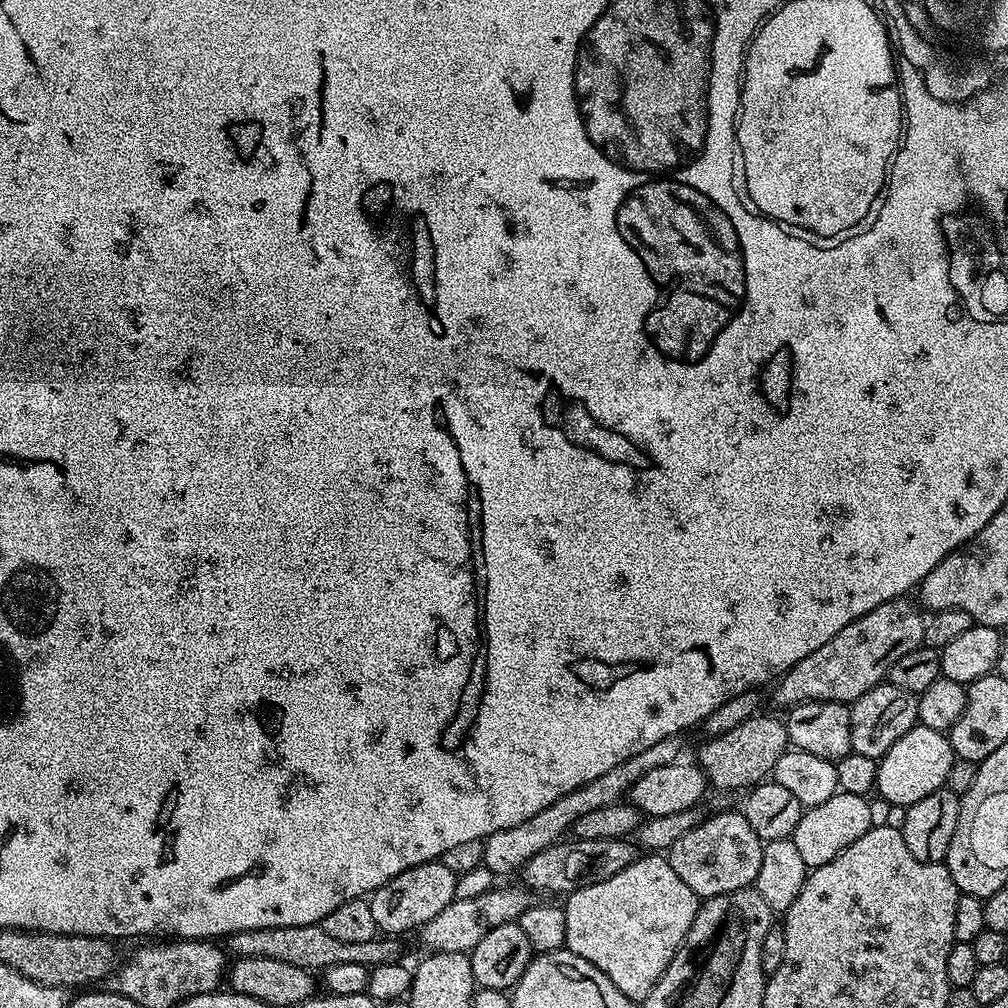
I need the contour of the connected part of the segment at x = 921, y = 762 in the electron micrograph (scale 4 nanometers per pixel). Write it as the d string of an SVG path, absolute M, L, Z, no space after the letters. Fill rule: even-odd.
M917 723L880 757L876 765L875 791L880 792L886 803L897 804L900 810L907 810L914 802L922 802L926 794L934 794L947 785L953 759L952 743L947 735Z

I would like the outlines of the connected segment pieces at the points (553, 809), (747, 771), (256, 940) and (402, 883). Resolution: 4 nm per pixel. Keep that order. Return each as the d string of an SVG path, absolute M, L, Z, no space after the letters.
M680 736L662 739L660 742L654 743L653 746L648 746L646 750L642 750L641 754L636 754L632 758L628 758L626 762L614 766L613 770L608 770L601 777L594 778L594 781L576 787L569 794L563 795L557 802L551 803L545 810L540 810L538 814L526 819L525 822L507 827L506 830L495 831L483 841L482 862L494 876L510 874L514 871L517 873L534 854L557 843L563 837L562 832L567 833L578 818L590 814L591 810L598 810L599 807L617 803L624 795L627 795L634 782L642 778L644 774L648 774L659 766L677 763L681 757L679 754L682 750L682 741Z
M757 714L752 716L742 726L734 726L734 730L726 730L724 734L718 734L711 738L705 739L705 744L701 746L694 757L695 763L704 771L704 779L709 785L712 784L716 790L728 790L736 784L736 776L744 783L744 786L752 786L765 778L771 777L774 766L782 754L789 751L790 741L788 739L788 725L783 719L776 716L764 716Z
M320 924L306 926L278 926L277 928L259 928L242 930L225 936L222 947L229 957L257 956L258 958L278 958L290 966L309 970L326 970L330 966L340 966L342 962L358 962L365 966L377 964L395 964L401 959L400 944L396 938L377 938L370 942L338 942Z
M444 862L419 864L383 884L377 892L371 893L368 905L370 914L374 914L377 929L384 934L400 934L396 932L412 932L424 927L430 918L438 918L446 906L456 899L457 873L451 872Z

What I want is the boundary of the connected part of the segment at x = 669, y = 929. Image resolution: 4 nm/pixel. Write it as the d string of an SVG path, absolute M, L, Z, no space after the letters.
M660 854L641 855L633 864L626 866L626 870L614 874L614 878L606 878L606 882L594 882L590 886L579 888L576 892L571 893L567 900L568 904L563 905L566 914L566 938L564 943L567 951L586 958L586 962L590 962L595 968L602 970L602 974L606 974L610 978L610 982L614 982L614 986L618 986L618 990L622 990L622 994L626 994L626 998L637 1002L644 1001L650 994L650 990L654 990L658 978L662 978L666 966L670 966L674 954L679 950L680 943L686 938L686 934L690 930L702 903L701 897L696 896L694 890L690 890L690 886L686 886L686 882L682 882L682 878L678 878L678 874L674 874L674 870L669 866L667 859Z

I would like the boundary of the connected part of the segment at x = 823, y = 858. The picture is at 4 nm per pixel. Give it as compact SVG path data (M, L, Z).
M838 790L833 796L826 798L826 802L801 811L800 821L792 831L790 839L794 842L794 846L798 846L798 855L801 856L802 862L806 862L809 870L838 858L838 854L846 850L846 846L858 842L862 834L871 830L874 820L872 820L872 808L868 802L870 802L868 796Z

